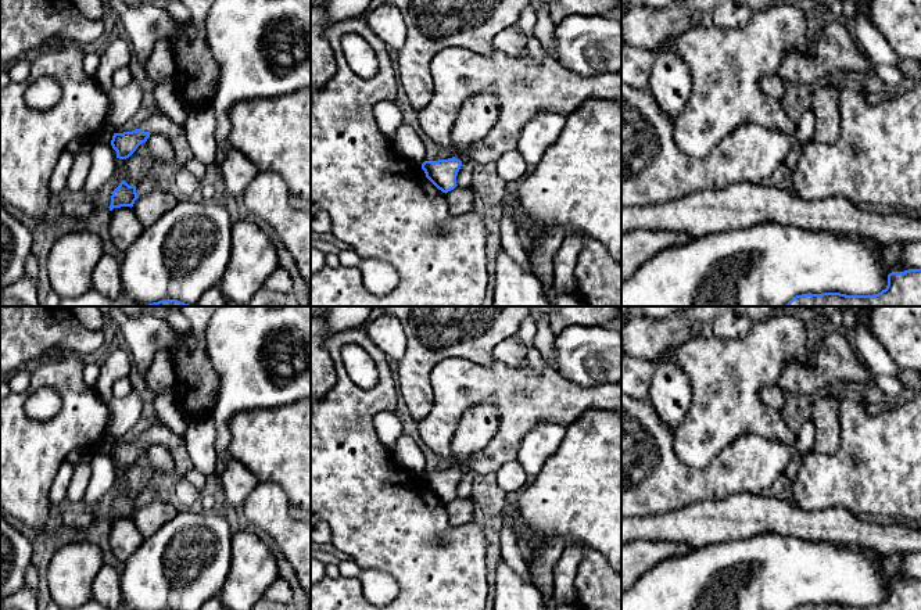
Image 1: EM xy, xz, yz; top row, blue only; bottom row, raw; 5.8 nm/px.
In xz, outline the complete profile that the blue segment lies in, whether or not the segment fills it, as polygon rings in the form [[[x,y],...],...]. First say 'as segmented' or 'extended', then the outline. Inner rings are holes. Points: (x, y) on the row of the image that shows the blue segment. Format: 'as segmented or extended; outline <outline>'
extended; outline [[[449,47],[433,57],[431,76],[434,79],[434,93],[429,104],[418,111],[418,119],[426,136],[448,148],[452,157],[424,161],[422,169],[426,177],[445,194],[458,186],[456,176],[463,162],[483,165],[516,150],[524,126],[538,115],[558,114],[567,116],[591,98],[621,103],[621,71],[583,76],[562,67],[558,60],[548,54],[537,61],[528,51],[522,55],[509,55],[495,49],[491,54],[484,55],[469,49]],[[477,93],[495,94],[499,103],[499,115],[488,134],[466,157],[460,157],[452,141],[455,118],[463,103]]]

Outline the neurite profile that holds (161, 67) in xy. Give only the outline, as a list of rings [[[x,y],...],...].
[[[165,39],[157,42],[150,58],[141,65],[154,85],[171,83],[175,80],[176,62],[172,49]]]

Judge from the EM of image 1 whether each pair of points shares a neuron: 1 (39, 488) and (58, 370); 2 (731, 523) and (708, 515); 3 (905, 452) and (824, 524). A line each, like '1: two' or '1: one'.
1: one
2: one
3: two

